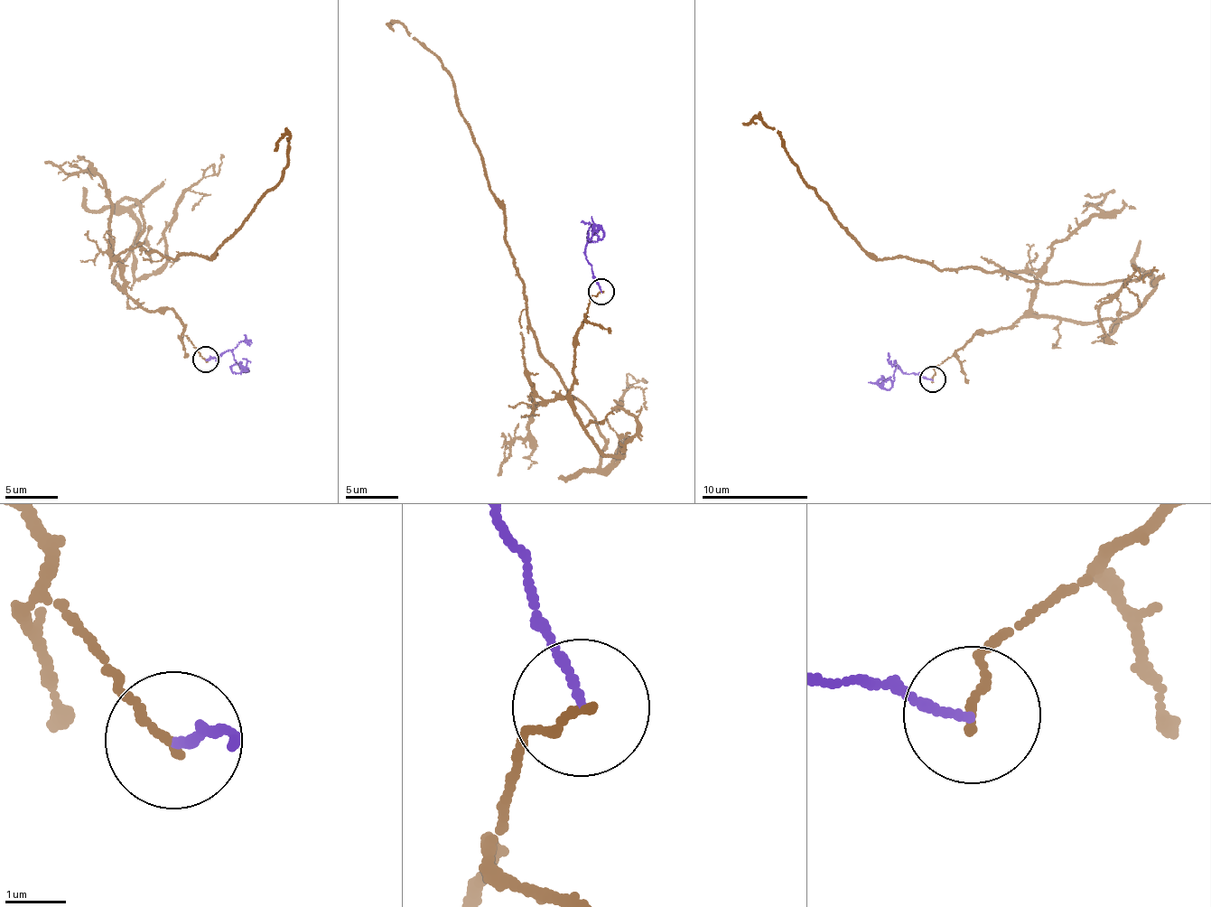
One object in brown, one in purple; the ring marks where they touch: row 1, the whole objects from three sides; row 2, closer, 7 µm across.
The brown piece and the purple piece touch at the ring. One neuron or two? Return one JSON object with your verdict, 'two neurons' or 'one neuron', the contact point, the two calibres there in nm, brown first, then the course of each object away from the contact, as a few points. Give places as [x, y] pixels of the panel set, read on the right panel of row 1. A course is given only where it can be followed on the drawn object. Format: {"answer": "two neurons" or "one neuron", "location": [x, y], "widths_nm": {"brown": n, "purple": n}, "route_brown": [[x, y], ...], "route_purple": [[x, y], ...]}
{"answer": "two neurons", "location": [933, 379], "widths_nm": {"brown": 110, "purple": 110}, "route_brown": [[932, 378], [975, 333], [1032, 315], [1115, 321], [1152, 275], [1030, 284], [879, 260], [777, 133], [742, 125]], "route_purple": [[932, 378], [904, 373], [896, 365], [892, 381], [867, 383]]}

